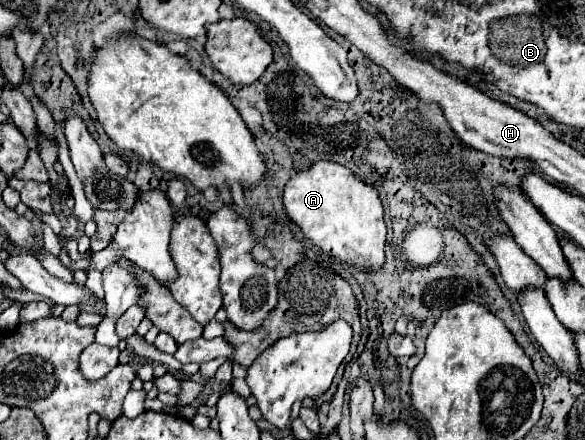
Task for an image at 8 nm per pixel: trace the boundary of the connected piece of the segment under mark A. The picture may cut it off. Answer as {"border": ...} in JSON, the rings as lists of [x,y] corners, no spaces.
{"border":[[[331,161],[313,163],[309,171],[299,171],[287,181],[283,203],[291,221],[323,253],[367,273],[383,269],[387,229],[381,199],[371,185],[363,183],[347,167]]]}

